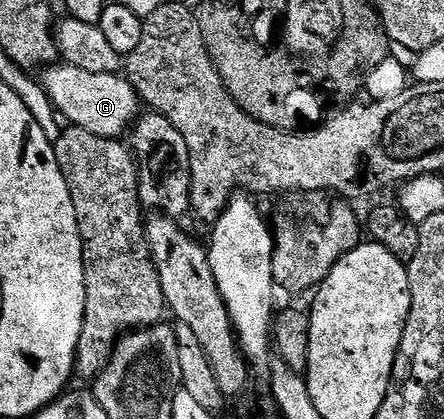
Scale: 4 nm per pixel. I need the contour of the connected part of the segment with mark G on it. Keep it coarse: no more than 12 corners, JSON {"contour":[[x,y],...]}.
{"contour":[[53,65],[39,82],[66,124],[124,136],[139,96],[124,74]]}

